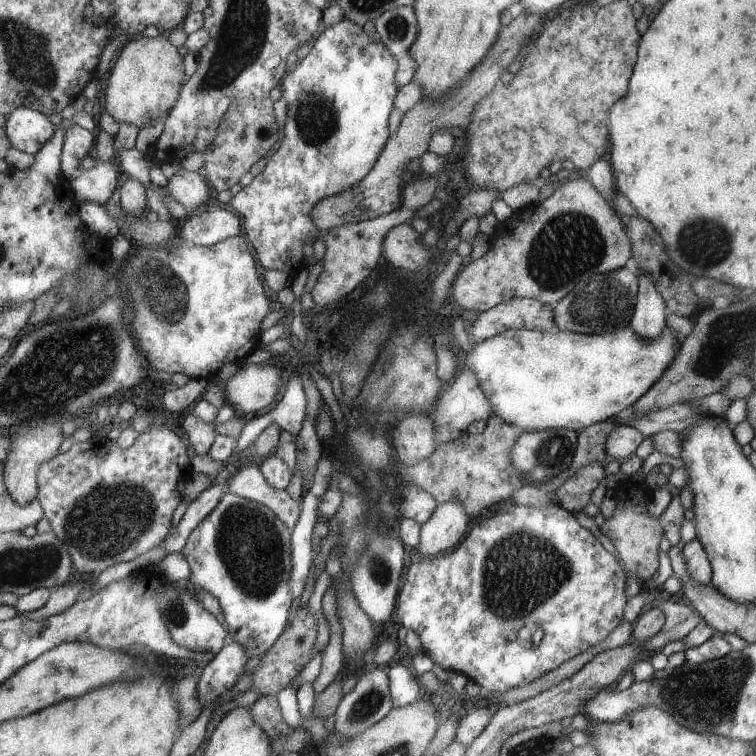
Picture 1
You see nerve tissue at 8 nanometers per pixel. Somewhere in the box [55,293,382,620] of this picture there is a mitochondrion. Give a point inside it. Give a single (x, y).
(106, 522)

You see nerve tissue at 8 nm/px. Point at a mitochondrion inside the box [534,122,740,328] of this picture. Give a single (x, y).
(701, 244)

